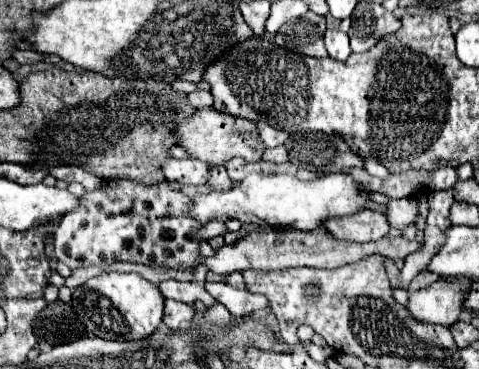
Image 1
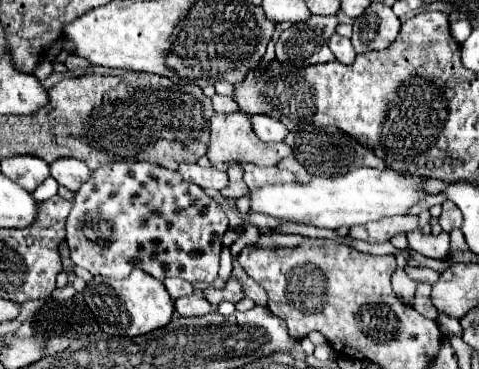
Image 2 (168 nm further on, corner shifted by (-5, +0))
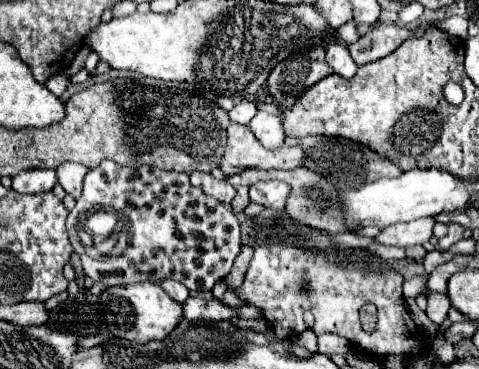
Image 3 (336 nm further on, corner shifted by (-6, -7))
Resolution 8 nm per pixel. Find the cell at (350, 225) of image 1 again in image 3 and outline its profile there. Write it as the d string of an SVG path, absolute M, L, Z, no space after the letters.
M420 218L414 222L398 222L398 224L384 228L374 238L374 242L384 244L384 246L400 246L400 248L424 244L432 236L432 226L434 226L434 218Z

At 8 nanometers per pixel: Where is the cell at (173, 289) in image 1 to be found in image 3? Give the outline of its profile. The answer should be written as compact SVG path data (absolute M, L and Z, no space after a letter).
M162 280L160 286L166 290L166 294L168 294L172 300L176 300L176 302L180 302L180 304L184 304L184 300L188 298L188 290L184 288L184 284L180 284L180 282L176 282L176 280Z

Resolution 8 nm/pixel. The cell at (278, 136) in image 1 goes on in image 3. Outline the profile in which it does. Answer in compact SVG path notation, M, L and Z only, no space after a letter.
M258 110L258 114L252 118L252 122L248 124L252 134L258 138L258 142L268 148L280 148L284 144L284 130L282 130L282 122L276 114Z

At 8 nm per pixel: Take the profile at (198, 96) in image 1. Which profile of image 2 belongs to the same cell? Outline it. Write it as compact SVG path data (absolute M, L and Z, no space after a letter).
M215 95L213 97L213 107L217 113L237 113L239 105L235 103L233 97L223 97L223 95Z

